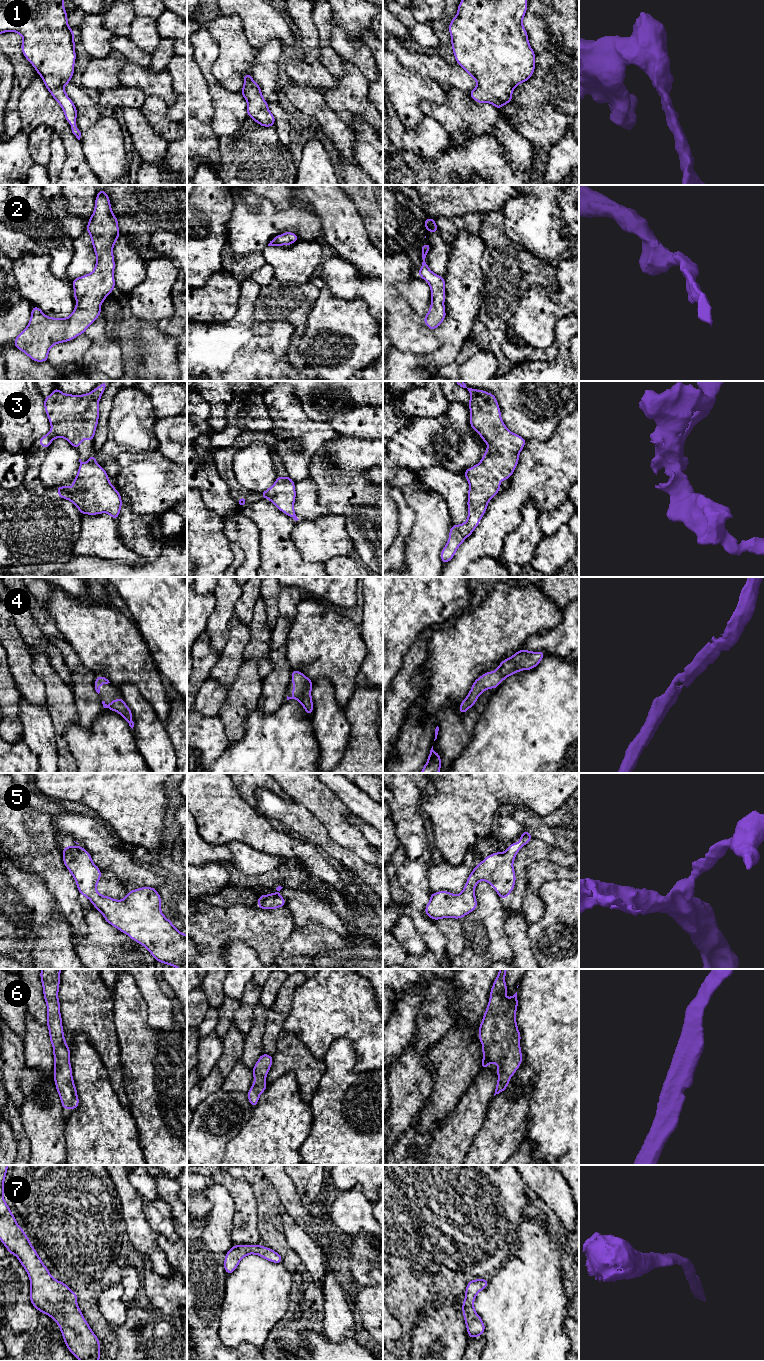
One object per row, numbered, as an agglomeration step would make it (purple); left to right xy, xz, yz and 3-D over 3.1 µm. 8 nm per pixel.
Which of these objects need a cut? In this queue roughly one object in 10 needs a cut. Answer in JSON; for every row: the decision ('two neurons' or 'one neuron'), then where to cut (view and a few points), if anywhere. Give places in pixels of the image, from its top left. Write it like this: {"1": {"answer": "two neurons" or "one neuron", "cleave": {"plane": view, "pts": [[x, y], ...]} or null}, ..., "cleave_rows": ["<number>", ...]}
{"1": {"answer": "one neuron", "cleave": null}, "2": {"answer": "one neuron", "cleave": null}, "3": {"answer": "one neuron", "cleave": null}, "4": {"answer": "one neuron", "cleave": null}, "5": {"answer": "one neuron", "cleave": null}, "6": {"answer": "one neuron", "cleave": null}, "7": {"answer": "one neuron", "cleave": null}, "cleave_rows": []}

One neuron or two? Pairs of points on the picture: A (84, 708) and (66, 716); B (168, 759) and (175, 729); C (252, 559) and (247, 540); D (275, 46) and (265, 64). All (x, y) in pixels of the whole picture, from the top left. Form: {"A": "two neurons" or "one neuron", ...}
{"A": "two neurons", "B": "two neurons", "C": "one neuron", "D": "one neuron"}

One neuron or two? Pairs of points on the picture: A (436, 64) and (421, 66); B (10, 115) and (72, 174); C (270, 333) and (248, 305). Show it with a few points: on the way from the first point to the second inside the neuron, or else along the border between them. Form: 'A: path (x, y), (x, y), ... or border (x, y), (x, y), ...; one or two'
A: path (432, 66), (425, 66); one
B: border (17, 102), (21, 129); two
C: path (261, 331), (248, 318), (248, 314); one

